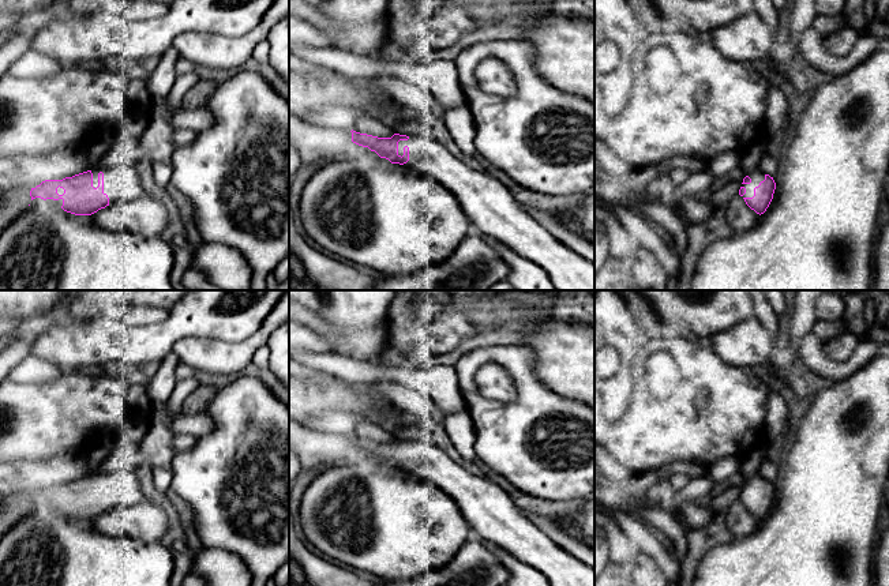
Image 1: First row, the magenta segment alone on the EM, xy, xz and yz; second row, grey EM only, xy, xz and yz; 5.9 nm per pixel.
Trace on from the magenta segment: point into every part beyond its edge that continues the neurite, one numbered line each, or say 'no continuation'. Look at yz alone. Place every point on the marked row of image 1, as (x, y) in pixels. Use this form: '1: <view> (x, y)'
1: yz (757, 176)

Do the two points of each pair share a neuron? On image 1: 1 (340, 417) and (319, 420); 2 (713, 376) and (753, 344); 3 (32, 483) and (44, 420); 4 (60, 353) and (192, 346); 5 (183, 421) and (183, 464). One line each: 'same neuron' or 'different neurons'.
1: same neuron
2: different neurons
3: different neurons
4: different neurons
5: different neurons

